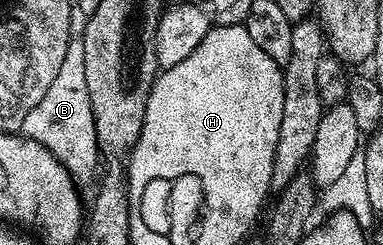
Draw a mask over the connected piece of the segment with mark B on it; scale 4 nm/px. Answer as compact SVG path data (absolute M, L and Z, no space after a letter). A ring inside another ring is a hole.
M70 38L67 57L63 57L63 66L60 67L55 81L51 81L47 94L39 100L39 105L35 105L31 113L27 113L20 130L26 139L33 139L48 149L68 169L74 183L84 185L94 182L99 171L99 152L80 38Z

